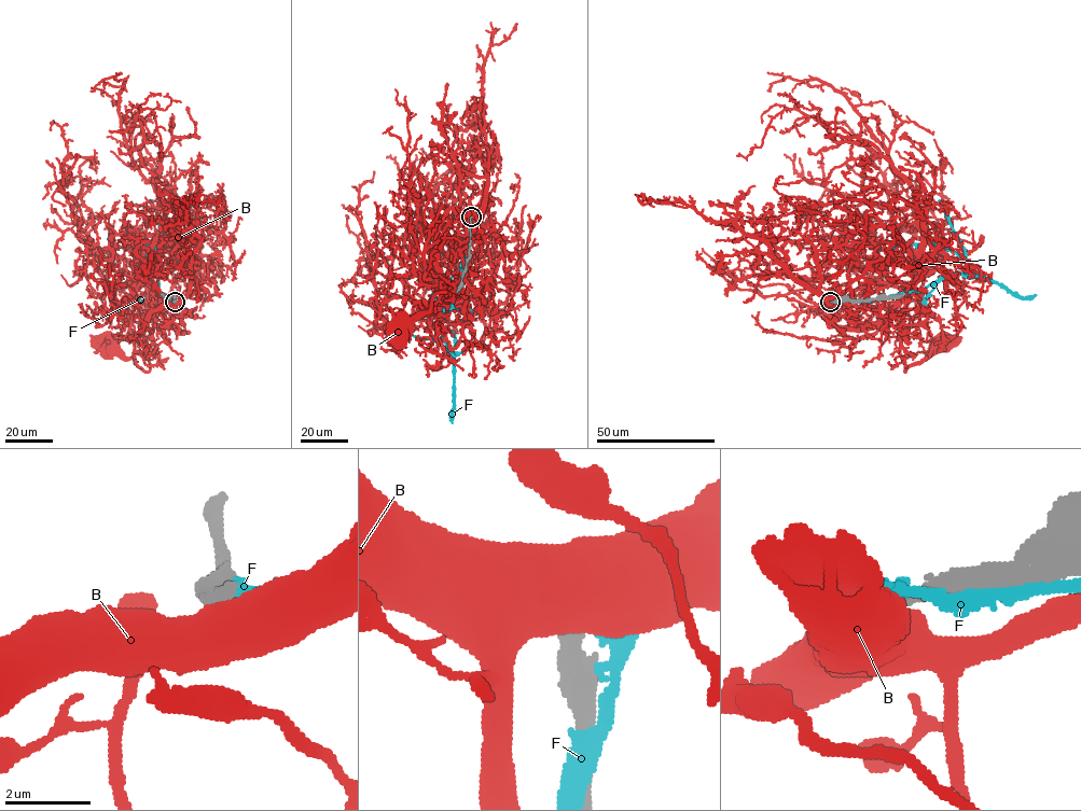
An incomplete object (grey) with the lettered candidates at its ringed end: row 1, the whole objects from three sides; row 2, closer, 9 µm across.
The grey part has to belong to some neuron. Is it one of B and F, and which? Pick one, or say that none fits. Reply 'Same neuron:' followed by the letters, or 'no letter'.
Same neuron: no letter

